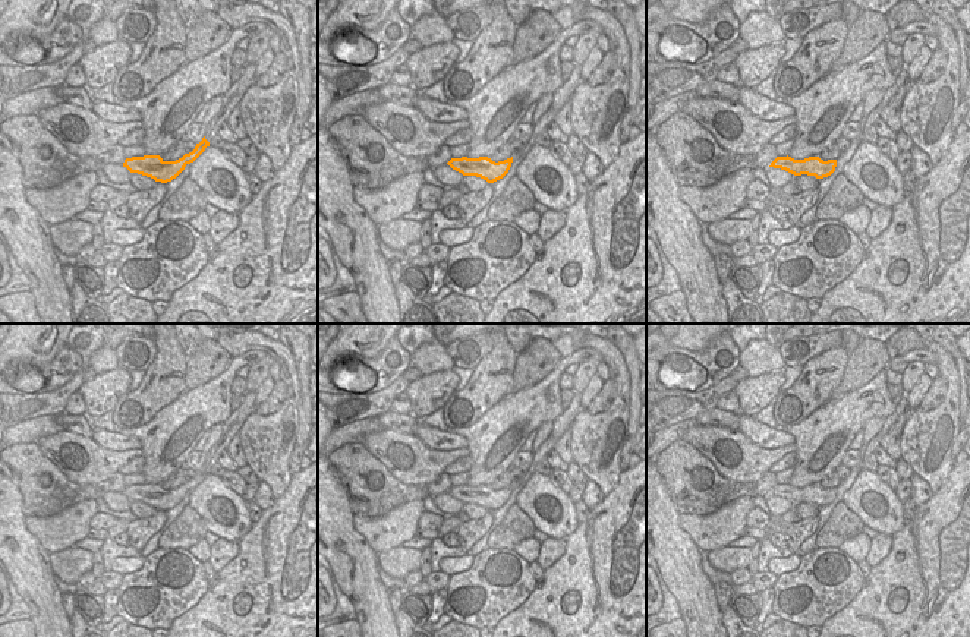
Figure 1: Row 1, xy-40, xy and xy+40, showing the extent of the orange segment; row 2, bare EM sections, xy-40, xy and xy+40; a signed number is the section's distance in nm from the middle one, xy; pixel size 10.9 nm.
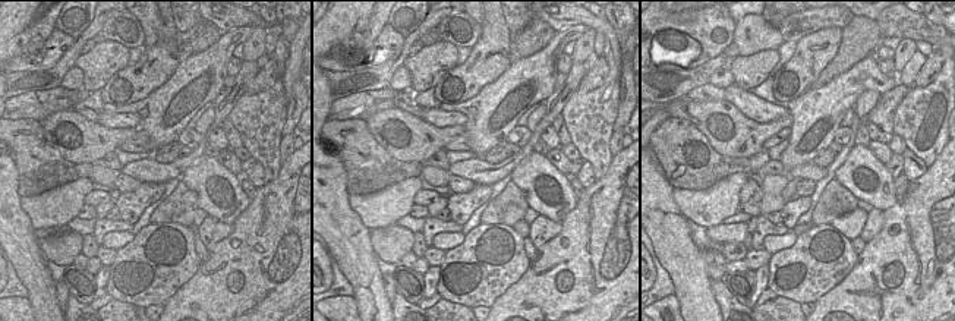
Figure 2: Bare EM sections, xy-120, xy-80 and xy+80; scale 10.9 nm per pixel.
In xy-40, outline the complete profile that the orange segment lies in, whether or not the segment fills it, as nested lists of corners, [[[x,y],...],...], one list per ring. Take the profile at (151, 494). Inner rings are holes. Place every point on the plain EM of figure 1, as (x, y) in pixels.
[[[246,391],[242,406],[232,411],[230,417],[223,423],[221,438],[208,451],[205,463],[195,477],[185,482],[176,489],[164,489],[160,483],[144,483],[126,486],[123,495],[130,501],[138,501],[154,507],[155,510],[167,511],[176,507],[188,492],[193,491],[207,474],[223,450],[227,450],[230,441],[239,433],[245,420],[256,410],[255,391]]]

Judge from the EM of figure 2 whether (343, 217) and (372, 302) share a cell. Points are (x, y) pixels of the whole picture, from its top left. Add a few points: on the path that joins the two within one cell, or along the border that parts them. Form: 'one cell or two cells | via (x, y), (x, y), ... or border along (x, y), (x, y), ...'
one cell | via (347, 238), (366, 282)

